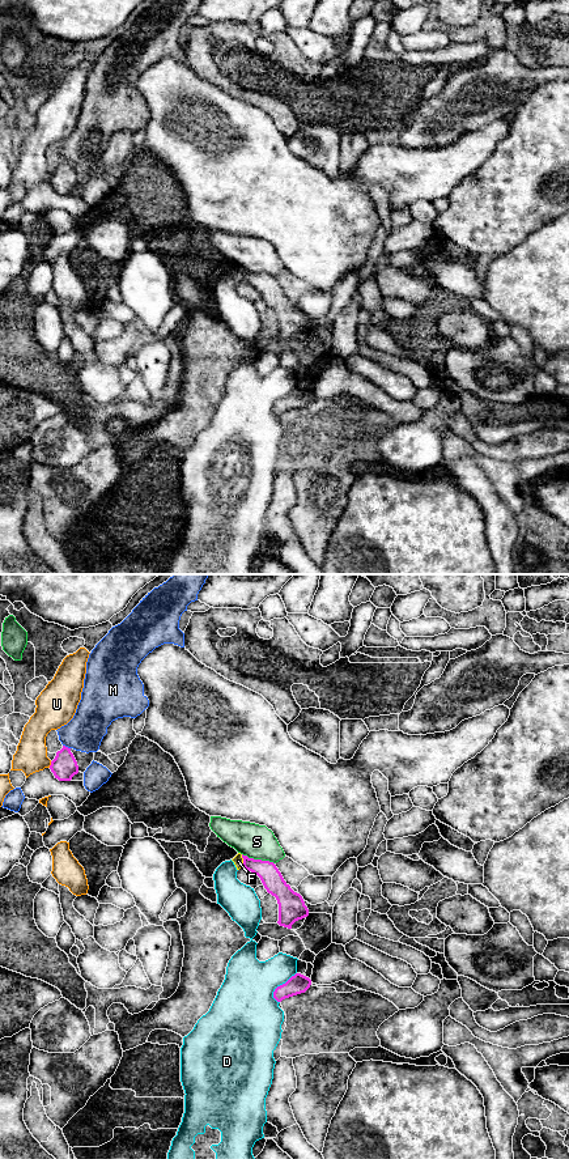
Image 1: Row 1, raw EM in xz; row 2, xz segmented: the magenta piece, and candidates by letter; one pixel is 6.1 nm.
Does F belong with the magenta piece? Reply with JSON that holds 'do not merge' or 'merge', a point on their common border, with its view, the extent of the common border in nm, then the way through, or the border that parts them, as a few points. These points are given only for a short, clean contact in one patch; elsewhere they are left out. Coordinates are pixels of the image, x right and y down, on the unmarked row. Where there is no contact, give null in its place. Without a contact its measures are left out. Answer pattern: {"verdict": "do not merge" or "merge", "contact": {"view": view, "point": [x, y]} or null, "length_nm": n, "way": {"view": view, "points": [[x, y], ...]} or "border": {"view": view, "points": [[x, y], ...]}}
{"verdict": "do not merge", "contact": {"view": "xz", "point": [243, 275]}, "length_nm": 90, "border": {"view": "xz", "points": [[241, 268], [243, 281]]}}

